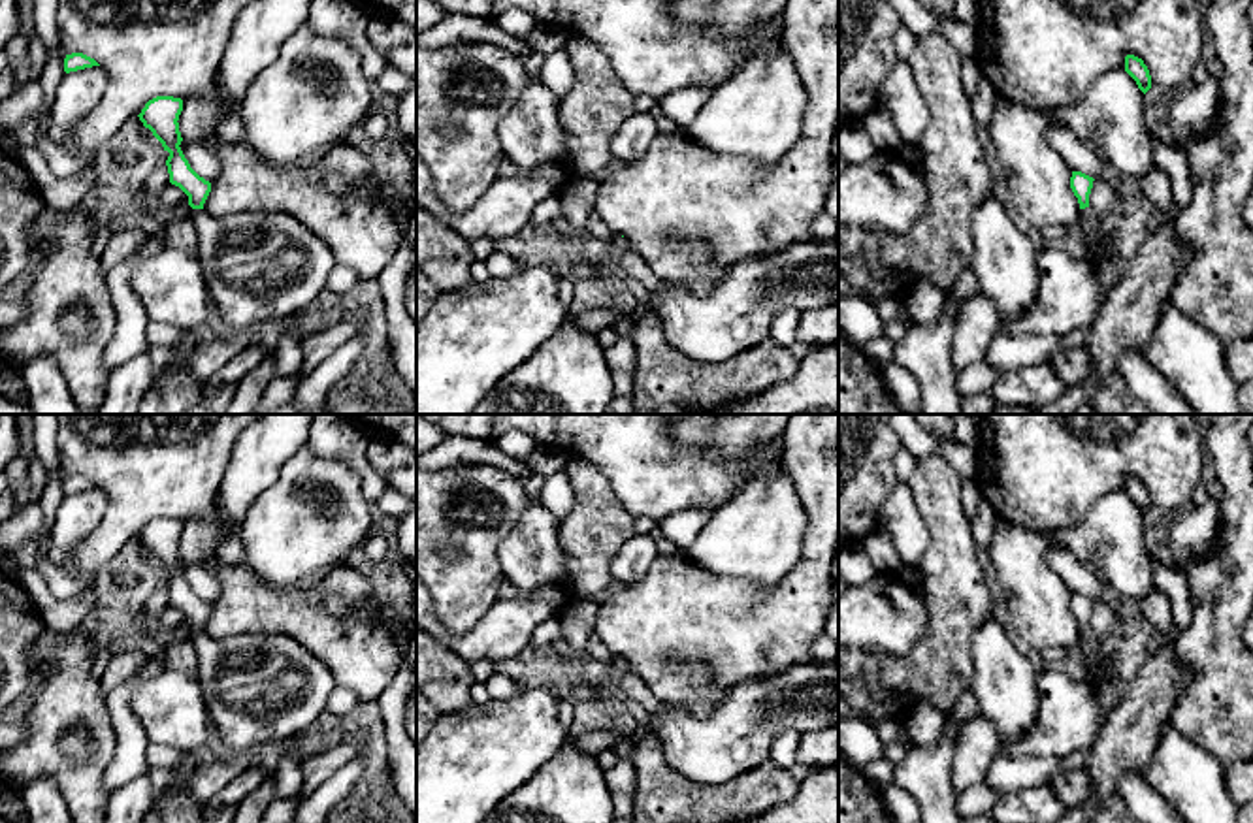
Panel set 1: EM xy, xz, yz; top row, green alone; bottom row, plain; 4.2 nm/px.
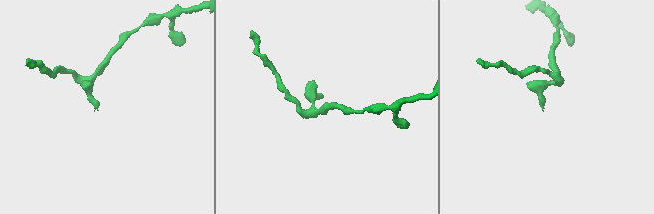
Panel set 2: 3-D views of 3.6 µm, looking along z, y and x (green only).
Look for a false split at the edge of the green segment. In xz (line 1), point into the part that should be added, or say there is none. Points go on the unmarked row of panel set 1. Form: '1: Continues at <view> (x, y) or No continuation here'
1: No continuation here

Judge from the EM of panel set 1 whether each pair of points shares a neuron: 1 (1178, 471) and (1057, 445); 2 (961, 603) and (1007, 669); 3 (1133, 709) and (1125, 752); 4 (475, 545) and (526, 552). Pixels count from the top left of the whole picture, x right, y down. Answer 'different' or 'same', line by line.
1: same
2: different
3: same
4: different

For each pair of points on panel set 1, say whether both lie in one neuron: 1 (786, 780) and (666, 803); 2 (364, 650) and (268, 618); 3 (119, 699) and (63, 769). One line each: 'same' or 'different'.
1: same
2: same
3: different

